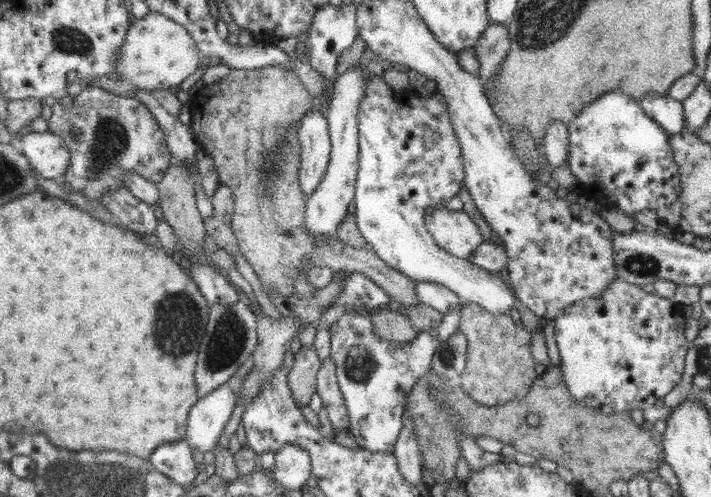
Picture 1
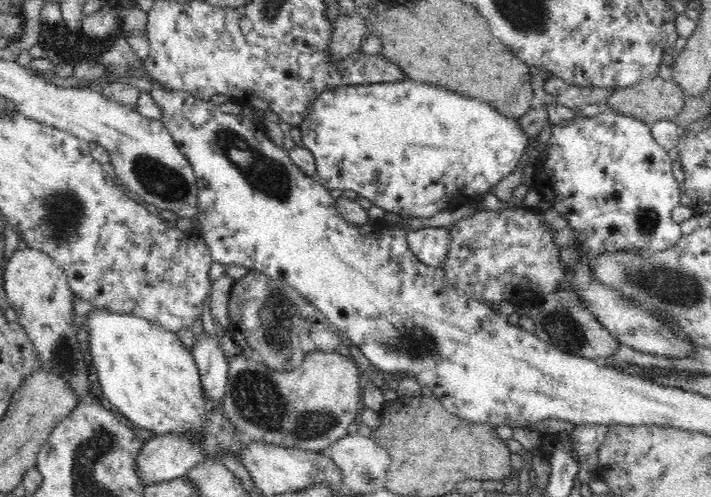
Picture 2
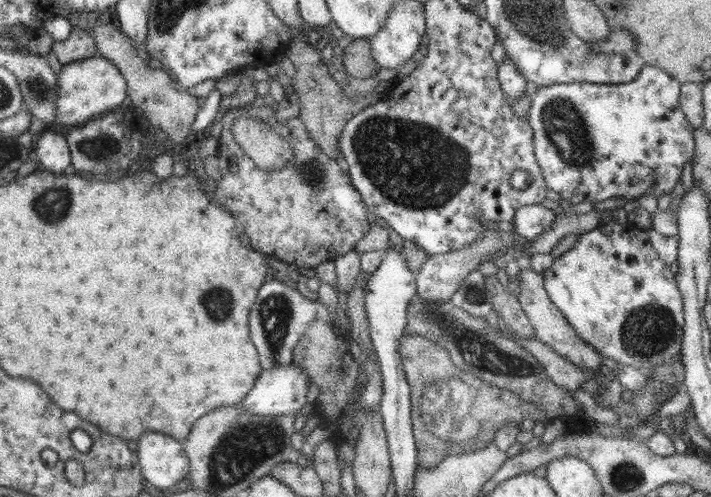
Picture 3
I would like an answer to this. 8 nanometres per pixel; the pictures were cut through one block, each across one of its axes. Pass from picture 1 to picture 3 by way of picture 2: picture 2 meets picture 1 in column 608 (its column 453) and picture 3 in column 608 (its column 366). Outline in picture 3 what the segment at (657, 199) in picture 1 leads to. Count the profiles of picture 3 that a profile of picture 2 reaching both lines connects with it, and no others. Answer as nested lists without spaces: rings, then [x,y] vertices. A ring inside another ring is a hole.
[[[645,65],[637,73],[634,80],[620,84],[596,84],[591,82],[573,82],[562,84],[551,84],[550,86],[538,87],[531,97],[531,107],[528,111],[528,125],[532,127],[534,139],[534,152],[539,162],[542,176],[547,188],[560,194],[563,201],[568,200],[572,205],[584,202],[584,200],[595,200],[602,202],[608,198],[625,198],[626,201],[638,200],[643,194],[654,194],[660,198],[663,194],[670,194],[674,186],[681,179],[682,168],[688,160],[693,160],[695,155],[695,140],[693,139],[694,127],[692,127],[686,116],[680,109],[679,96],[681,82],[678,82],[670,73],[660,68]]]

